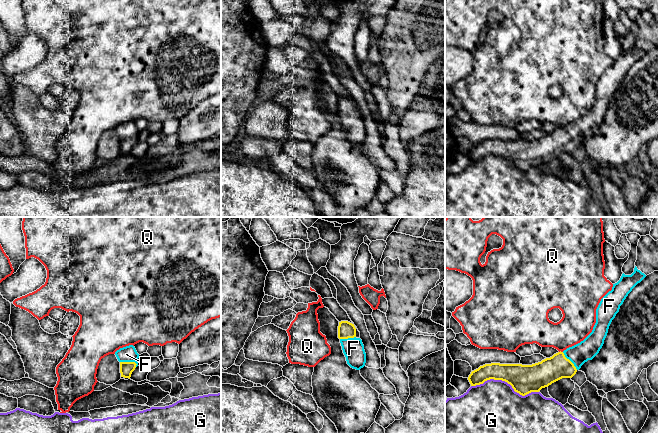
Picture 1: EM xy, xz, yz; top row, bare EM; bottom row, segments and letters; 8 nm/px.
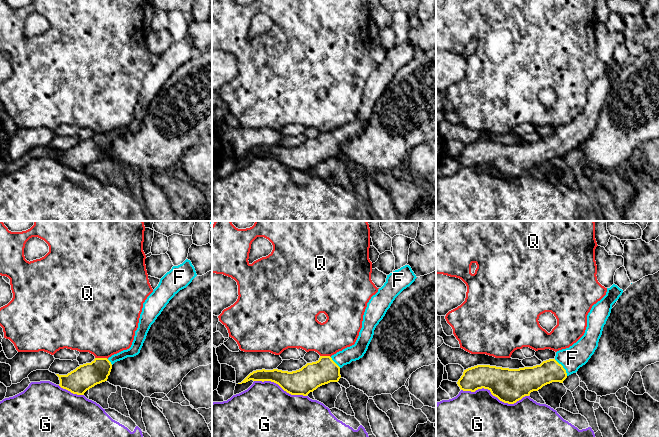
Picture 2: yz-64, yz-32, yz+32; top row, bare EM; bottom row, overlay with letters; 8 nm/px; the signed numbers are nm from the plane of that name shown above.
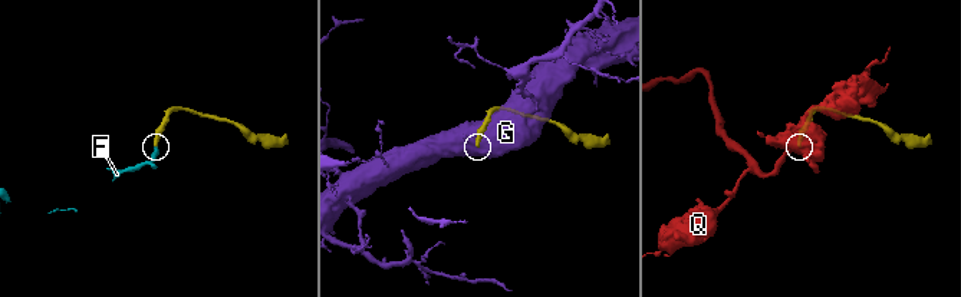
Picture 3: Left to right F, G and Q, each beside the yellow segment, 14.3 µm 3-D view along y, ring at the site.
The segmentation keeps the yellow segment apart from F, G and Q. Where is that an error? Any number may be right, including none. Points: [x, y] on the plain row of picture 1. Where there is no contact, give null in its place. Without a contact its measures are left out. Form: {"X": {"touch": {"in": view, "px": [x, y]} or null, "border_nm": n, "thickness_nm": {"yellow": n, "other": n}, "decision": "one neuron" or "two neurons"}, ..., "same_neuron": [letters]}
{"F": {"touch": {"in": "xy", "px": [129, 138]}, "border_nm": 150, "thickness_nm": {"yellow": 110, "other": 130}, "decision": "one neuron"}, "G": {"touch": {"in": "yz", "px": [505, 157]}, "border_nm": 550, "thickness_nm": {"yellow": 240, "other": 460}, "decision": "two neurons"}, "Q": {"touch": {"in": "yz", "px": [560, 127]}, "border_nm": 30, "thickness_nm": {"yellow": 200, "other": 260}, "decision": "two neurons"}, "same_neuron": ["F"]}

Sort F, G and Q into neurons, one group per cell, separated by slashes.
F / G / Q

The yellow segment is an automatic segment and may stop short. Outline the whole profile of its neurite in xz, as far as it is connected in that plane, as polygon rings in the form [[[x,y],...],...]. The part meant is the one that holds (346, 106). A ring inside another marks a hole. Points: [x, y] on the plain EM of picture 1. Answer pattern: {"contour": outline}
{"contour": [[[348,97],[339,98],[338,114],[340,115],[347,140],[356,146],[363,144],[366,139],[366,129],[362,116],[356,113],[354,100]]]}

